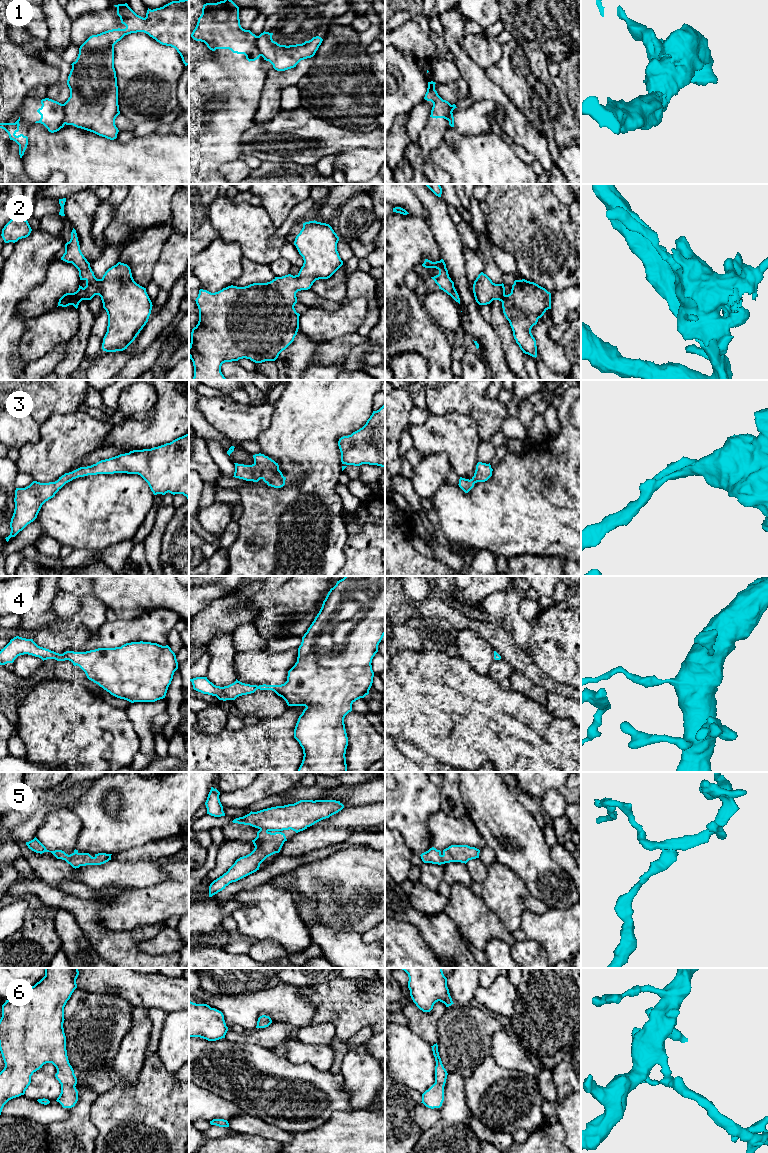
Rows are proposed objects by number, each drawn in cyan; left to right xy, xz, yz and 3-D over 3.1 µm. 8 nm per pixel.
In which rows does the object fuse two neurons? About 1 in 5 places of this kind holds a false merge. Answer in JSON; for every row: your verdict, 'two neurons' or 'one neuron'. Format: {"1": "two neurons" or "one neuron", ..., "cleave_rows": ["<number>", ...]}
{"1": "two neurons", "2": "one neuron", "3": "one neuron", "4": "one neuron", "5": "one neuron", "6": "one neuron", "cleave_rows": ["1"]}

